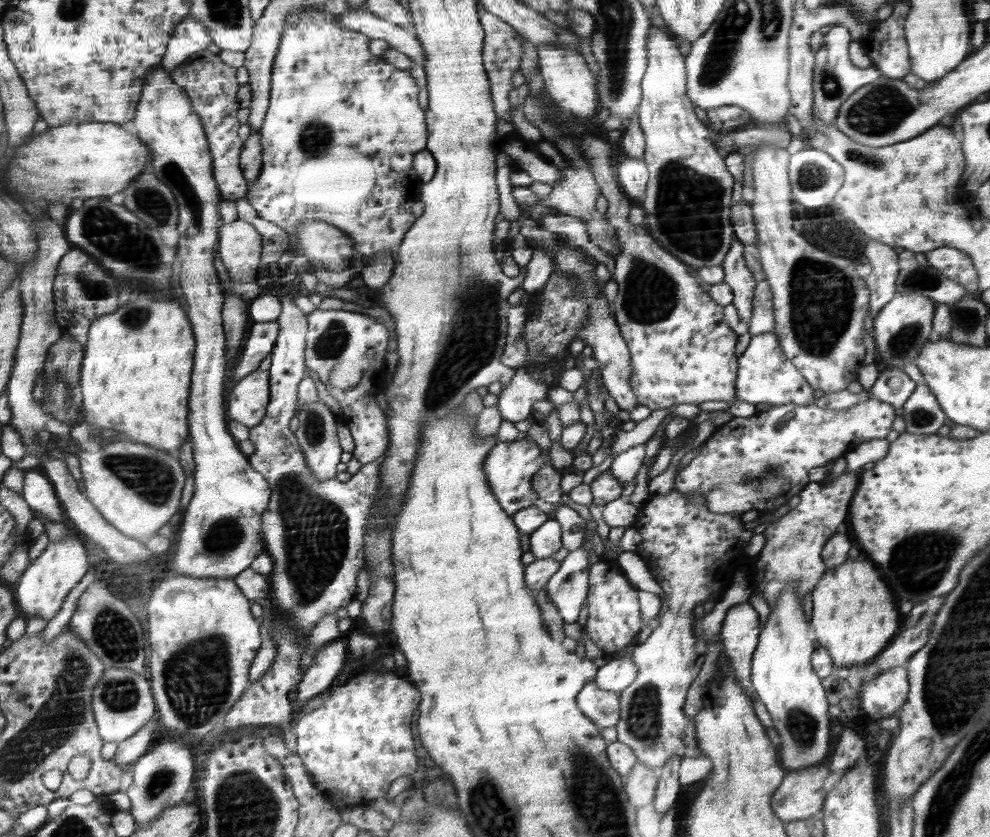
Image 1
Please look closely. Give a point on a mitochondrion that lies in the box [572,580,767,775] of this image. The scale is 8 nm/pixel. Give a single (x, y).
(644, 720)

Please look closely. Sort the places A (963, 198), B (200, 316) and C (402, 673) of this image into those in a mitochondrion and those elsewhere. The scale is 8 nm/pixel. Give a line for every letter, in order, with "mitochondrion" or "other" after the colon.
A: other
B: other
C: other

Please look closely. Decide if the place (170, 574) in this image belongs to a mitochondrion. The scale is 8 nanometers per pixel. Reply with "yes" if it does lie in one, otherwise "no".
no

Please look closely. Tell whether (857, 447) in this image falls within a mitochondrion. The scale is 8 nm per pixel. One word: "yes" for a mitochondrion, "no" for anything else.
no

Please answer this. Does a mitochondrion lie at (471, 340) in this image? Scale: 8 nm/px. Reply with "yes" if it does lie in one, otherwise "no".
yes

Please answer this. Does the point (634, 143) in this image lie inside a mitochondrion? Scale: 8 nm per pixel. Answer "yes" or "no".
no

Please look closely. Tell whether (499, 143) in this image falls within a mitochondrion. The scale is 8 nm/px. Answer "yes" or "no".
no

